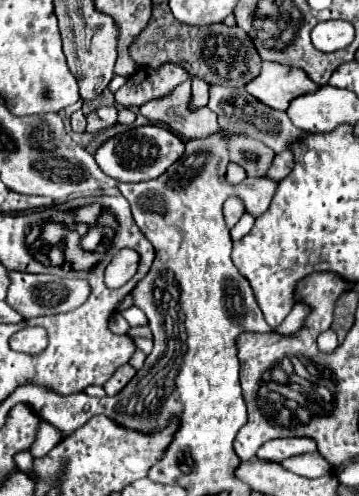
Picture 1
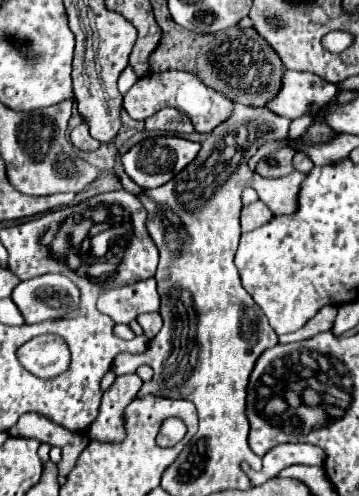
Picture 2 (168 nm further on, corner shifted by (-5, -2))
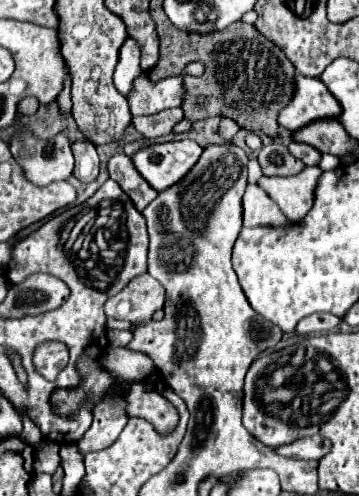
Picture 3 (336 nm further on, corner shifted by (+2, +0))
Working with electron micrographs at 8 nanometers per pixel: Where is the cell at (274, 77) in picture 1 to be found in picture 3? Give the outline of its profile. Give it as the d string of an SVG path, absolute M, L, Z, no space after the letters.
M296 75L294 83L294 95L278 117L282 127L296 131L320 117L338 117L340 103L332 97L332 93L328 93L320 79Z

